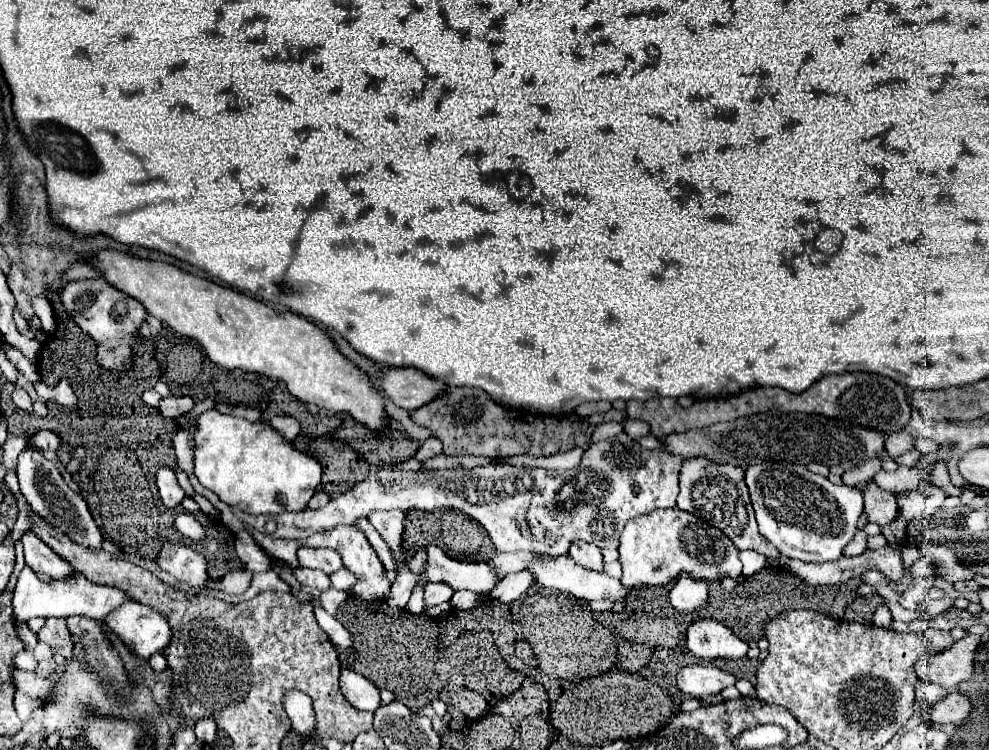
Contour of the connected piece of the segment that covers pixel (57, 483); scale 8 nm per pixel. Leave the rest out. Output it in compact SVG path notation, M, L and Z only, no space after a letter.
M31 447L23 449L23 453L19 455L17 477L19 477L21 493L27 499L27 503L31 505L33 513L37 513L51 527L61 529L65 535L69 535L69 539L85 545L87 549L93 549L93 551L103 549L103 535L101 535L99 527L95 525L95 521L87 509L87 503L67 487L59 469L51 461L47 461L45 455L41 455L39 451L35 451Z

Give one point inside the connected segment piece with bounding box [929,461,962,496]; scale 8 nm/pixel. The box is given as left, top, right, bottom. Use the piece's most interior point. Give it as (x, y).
(940, 477)

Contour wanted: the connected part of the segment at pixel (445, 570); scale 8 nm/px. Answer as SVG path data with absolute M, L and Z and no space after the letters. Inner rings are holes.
M427 545L427 565L421 575L431 583L447 583L451 589L469 589L487 593L497 585L497 579L487 563L461 563L447 557L437 545Z

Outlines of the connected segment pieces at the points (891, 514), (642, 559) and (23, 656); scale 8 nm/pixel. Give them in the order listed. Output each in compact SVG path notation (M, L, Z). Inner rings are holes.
M869 483L865 487L865 513L871 523L877 523L879 527L889 525L897 515L895 495L879 489L875 483Z
M677 507L657 509L649 515L641 515L629 521L621 533L619 561L623 565L623 585L665 585L687 573L693 579L737 579L741 575L739 551L733 541L719 529L711 527L703 519L689 515Z
M21 651L15 659L17 659L15 661L17 669L23 669L23 671L35 671L37 669L37 661L35 661L35 657L33 657L31 651Z

